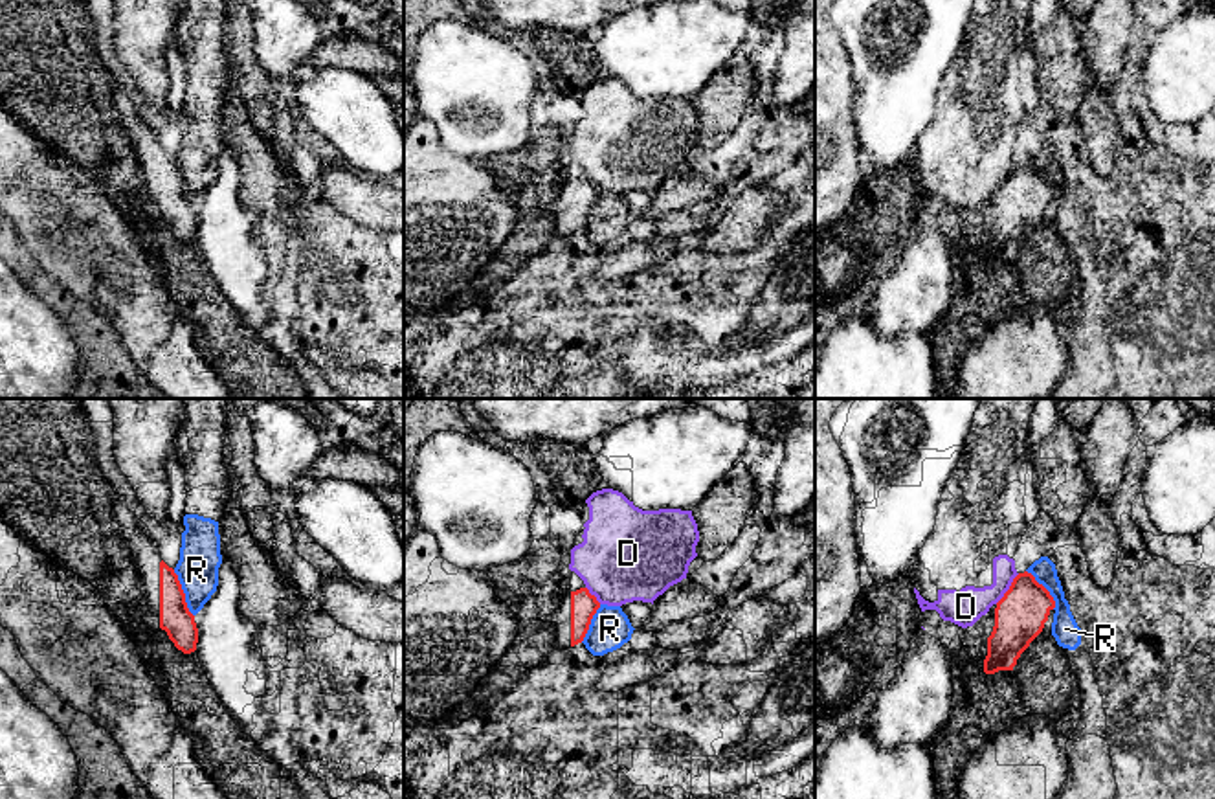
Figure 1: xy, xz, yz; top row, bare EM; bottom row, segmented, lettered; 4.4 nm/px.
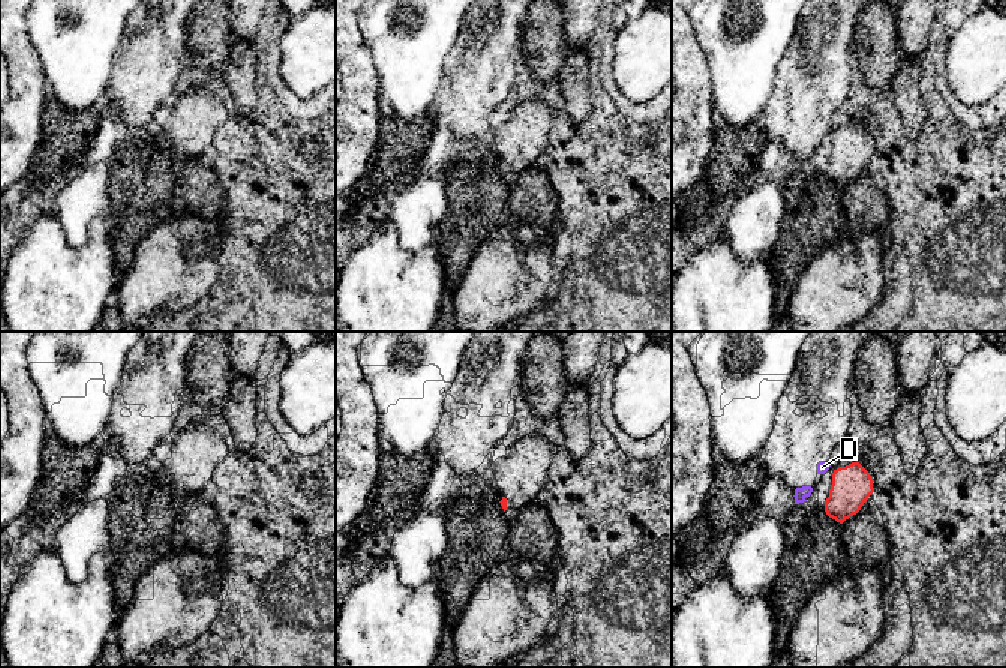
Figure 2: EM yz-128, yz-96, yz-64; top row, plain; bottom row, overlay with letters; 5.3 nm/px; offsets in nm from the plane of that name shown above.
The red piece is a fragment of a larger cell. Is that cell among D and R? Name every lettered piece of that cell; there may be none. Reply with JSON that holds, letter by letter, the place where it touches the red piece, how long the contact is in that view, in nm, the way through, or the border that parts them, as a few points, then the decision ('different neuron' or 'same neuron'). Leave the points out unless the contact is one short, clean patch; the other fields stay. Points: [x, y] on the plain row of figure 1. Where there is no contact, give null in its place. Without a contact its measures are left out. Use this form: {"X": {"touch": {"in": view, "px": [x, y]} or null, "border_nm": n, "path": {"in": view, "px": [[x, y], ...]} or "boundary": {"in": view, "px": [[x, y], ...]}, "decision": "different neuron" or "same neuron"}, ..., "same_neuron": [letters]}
{"D": {"touch": {"in": "yz", "px": [1010, 177]}, "border_nm": 170, "decision": "different neuron"}, "R": {"touch": {"in": "xy", "px": [184, 182]}, "border_nm": 220, "boundary": {"in": "xy", "px": [[173, 158], [186, 195], [193, 204]]}, "decision": "different neuron"}, "same_neuron": []}

